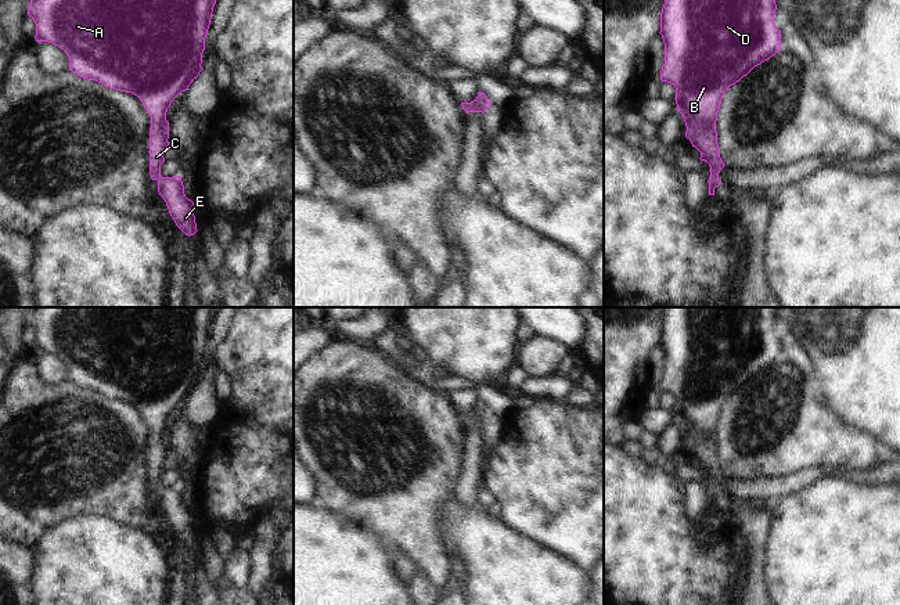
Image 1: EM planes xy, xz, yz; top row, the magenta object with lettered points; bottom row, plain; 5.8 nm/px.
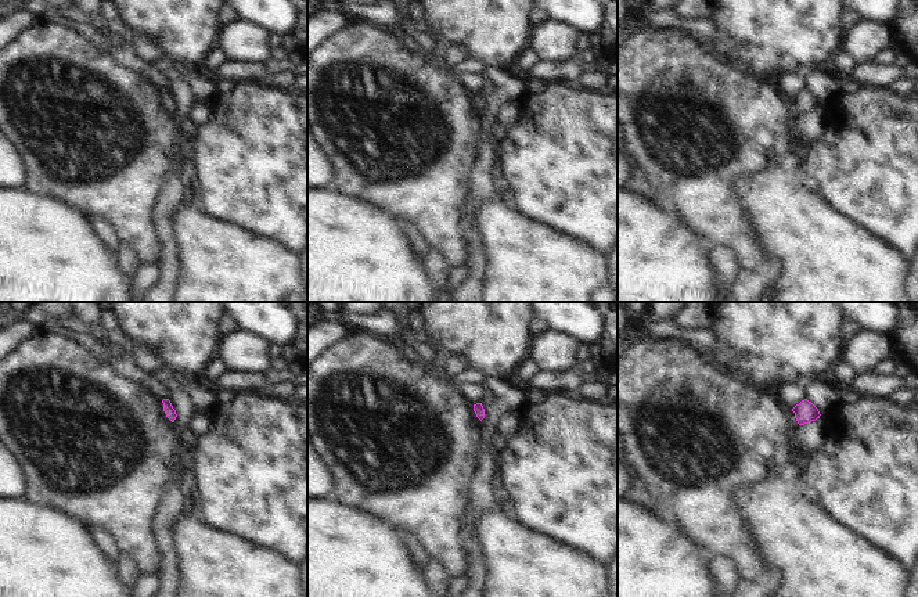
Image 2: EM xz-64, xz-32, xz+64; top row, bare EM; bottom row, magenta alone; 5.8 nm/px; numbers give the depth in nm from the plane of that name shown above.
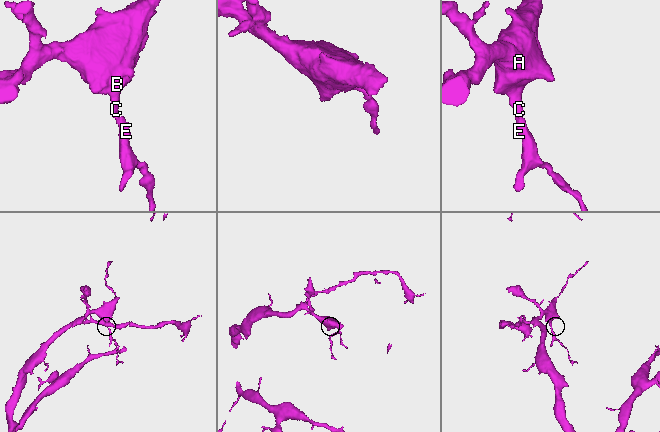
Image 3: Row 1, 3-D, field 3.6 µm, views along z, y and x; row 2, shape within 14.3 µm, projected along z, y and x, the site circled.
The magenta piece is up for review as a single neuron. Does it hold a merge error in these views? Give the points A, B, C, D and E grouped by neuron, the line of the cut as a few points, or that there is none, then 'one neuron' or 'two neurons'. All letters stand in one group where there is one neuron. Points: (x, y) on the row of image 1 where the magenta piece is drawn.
A B C D E; no cut; one neuron

